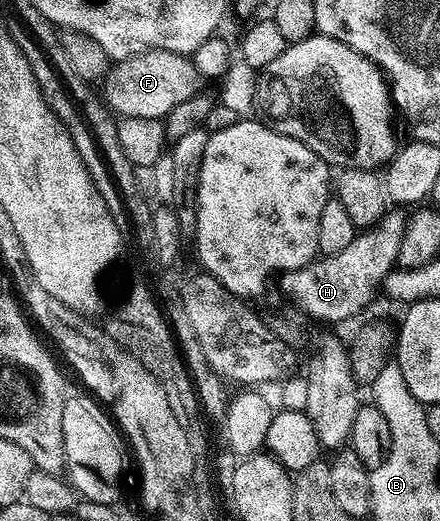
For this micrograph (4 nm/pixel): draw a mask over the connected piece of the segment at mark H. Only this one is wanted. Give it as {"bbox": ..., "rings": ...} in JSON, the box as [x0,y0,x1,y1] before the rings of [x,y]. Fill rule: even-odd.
{"bbox":[280,208,408,321],"rings":[[[391,208],[373,228],[359,232],[335,257],[319,256],[304,267],[281,274],[280,280],[294,289],[297,306],[310,319],[318,321],[346,321],[370,305],[379,290],[383,278],[394,270],[400,255],[400,239],[408,217],[401,208]],[[403,213],[403,214],[402,214]]]}

